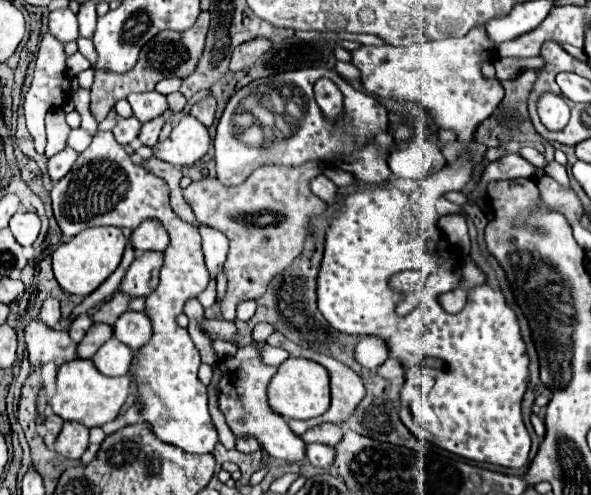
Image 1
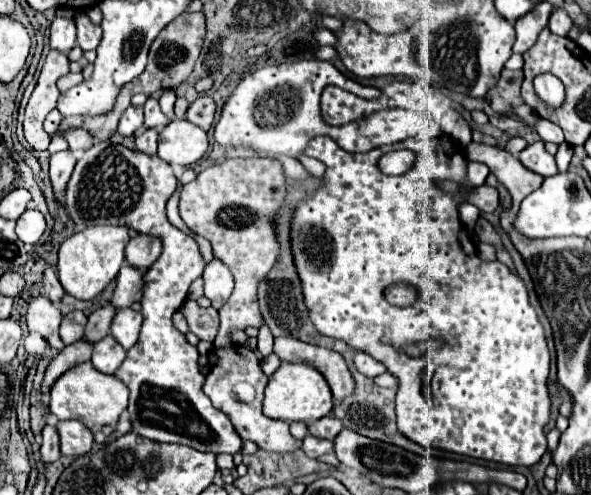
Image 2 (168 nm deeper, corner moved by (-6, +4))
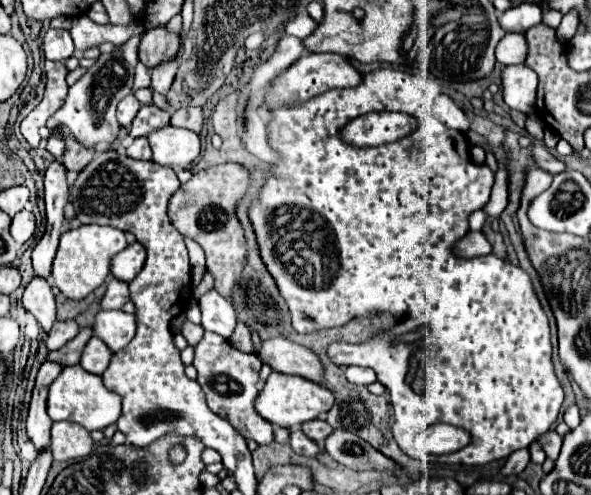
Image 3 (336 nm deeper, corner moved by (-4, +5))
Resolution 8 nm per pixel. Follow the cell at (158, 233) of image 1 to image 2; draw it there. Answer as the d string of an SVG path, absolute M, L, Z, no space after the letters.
M138 234L136 238L132 238L128 242L124 254L126 254L126 264L130 264L138 270L148 270L152 266L152 262L156 262L158 256L162 254L162 244L158 238Z

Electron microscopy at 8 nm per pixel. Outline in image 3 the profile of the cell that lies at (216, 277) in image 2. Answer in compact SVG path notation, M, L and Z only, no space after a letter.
M210 289L208 293L204 293L198 305L202 311L202 327L206 331L218 333L224 339L228 339L234 333L238 323L236 311L216 289Z

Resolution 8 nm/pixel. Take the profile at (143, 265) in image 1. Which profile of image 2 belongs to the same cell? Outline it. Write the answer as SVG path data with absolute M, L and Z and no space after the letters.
M122 266L116 276L116 290L112 294L112 306L130 308L132 302L140 302L142 296L142 272L132 266Z

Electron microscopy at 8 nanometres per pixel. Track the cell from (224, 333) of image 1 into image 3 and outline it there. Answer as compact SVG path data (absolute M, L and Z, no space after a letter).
M186 321L184 327L182 327L182 335L186 337L186 341L188 341L190 345L198 345L200 339L204 337L204 329L202 329L202 325L194 325L194 323Z

